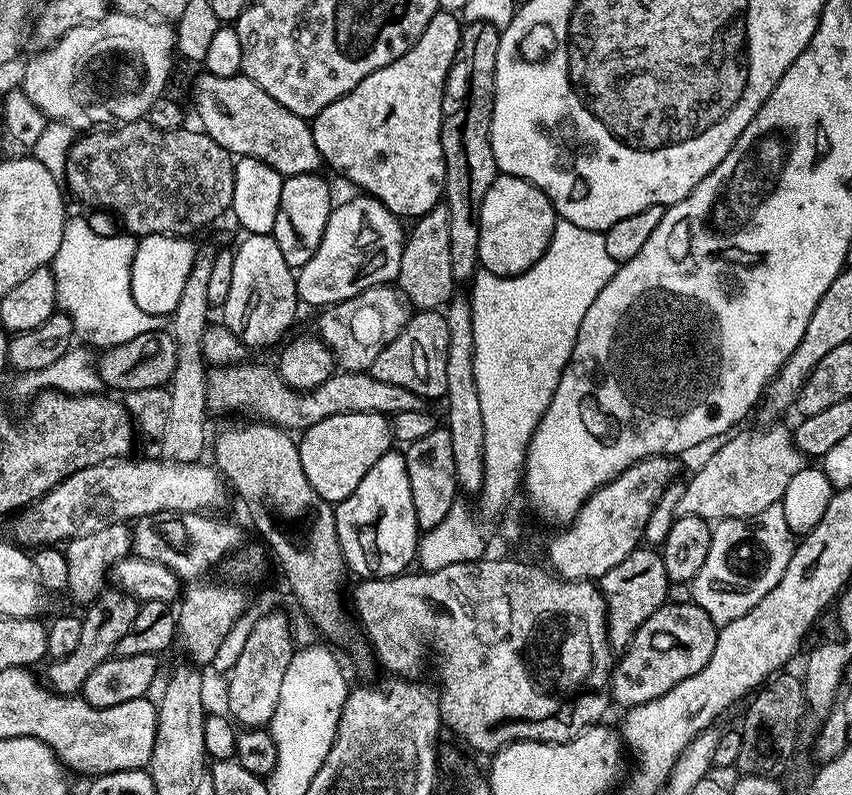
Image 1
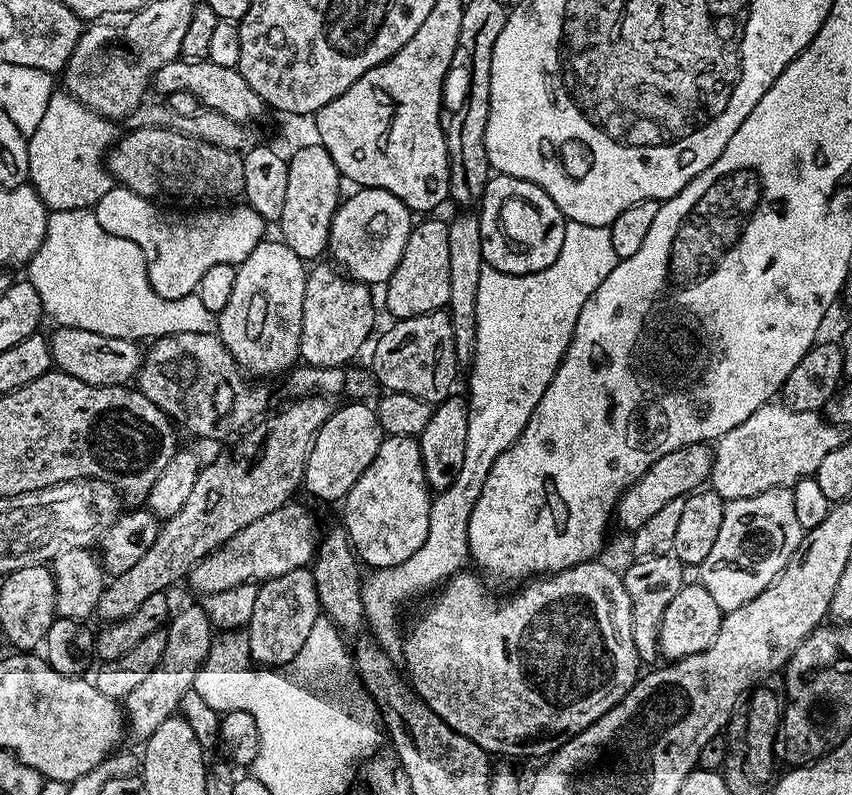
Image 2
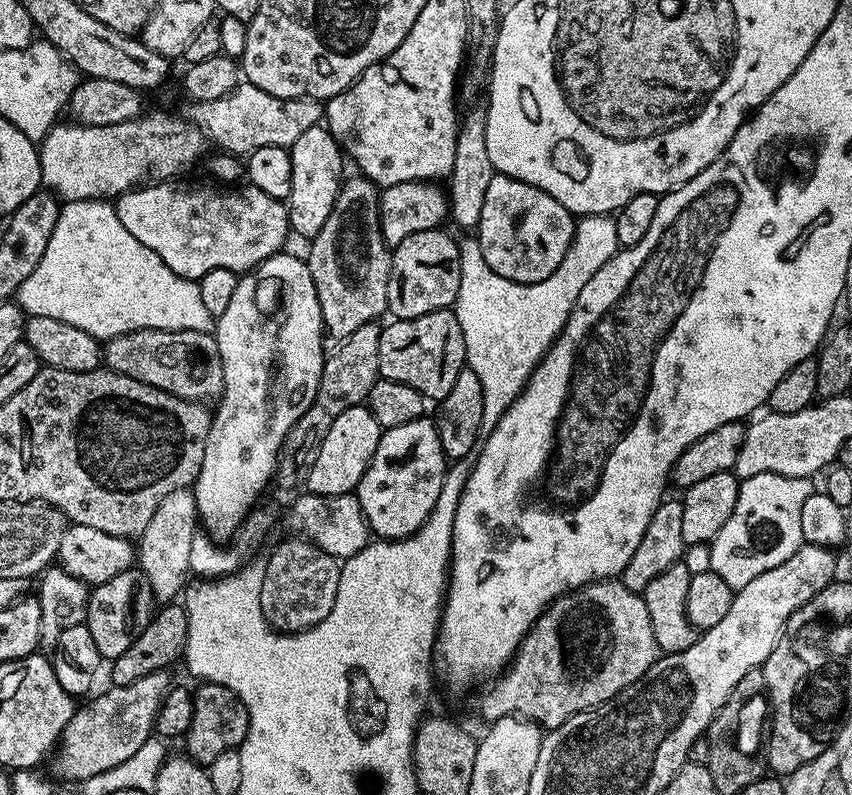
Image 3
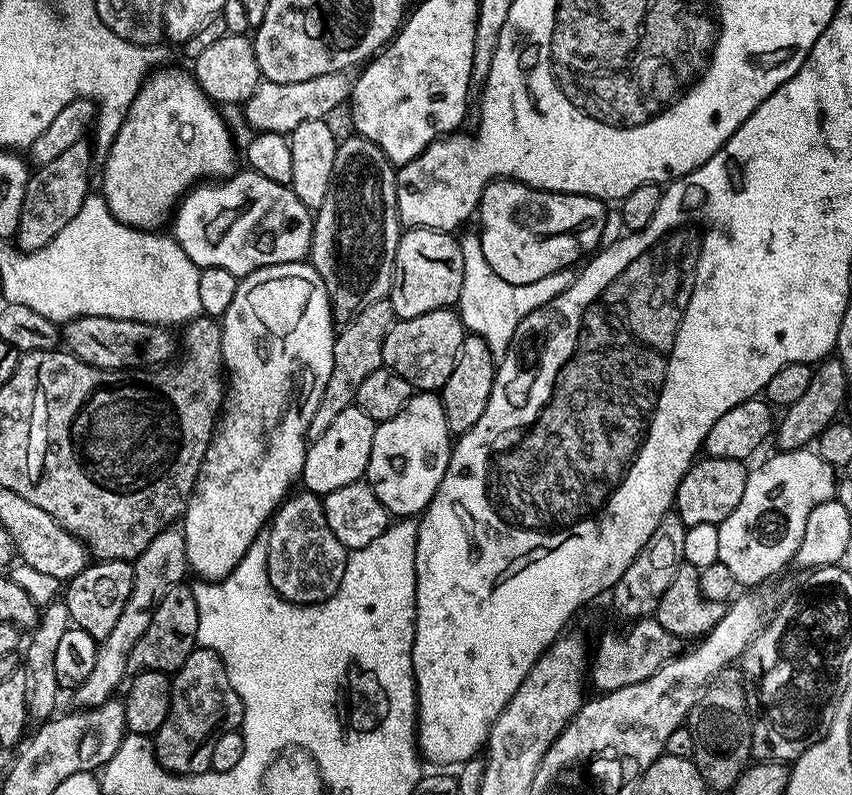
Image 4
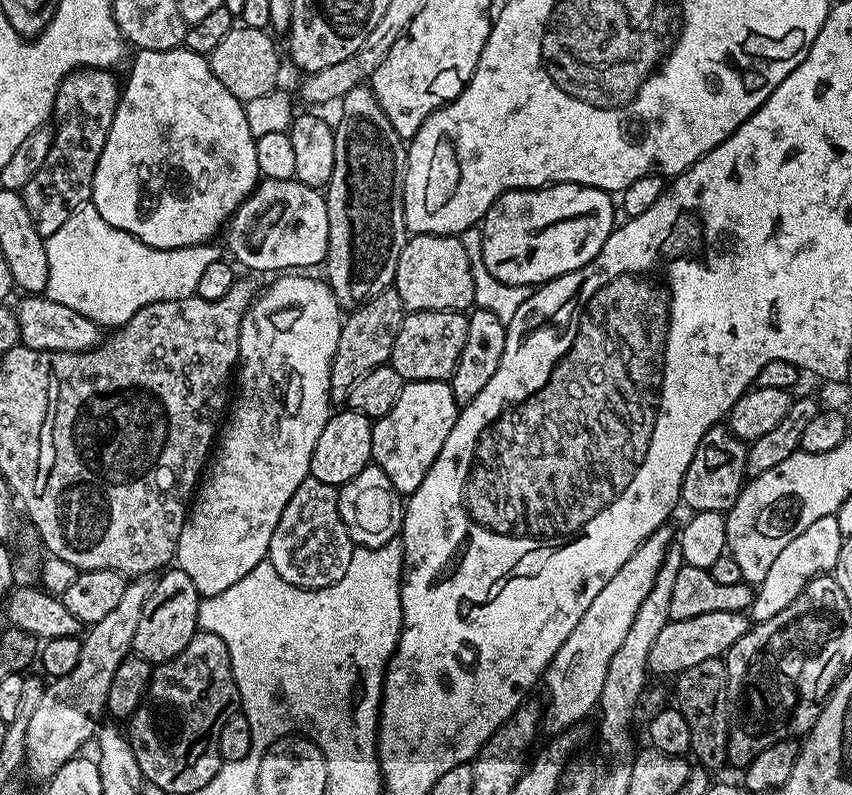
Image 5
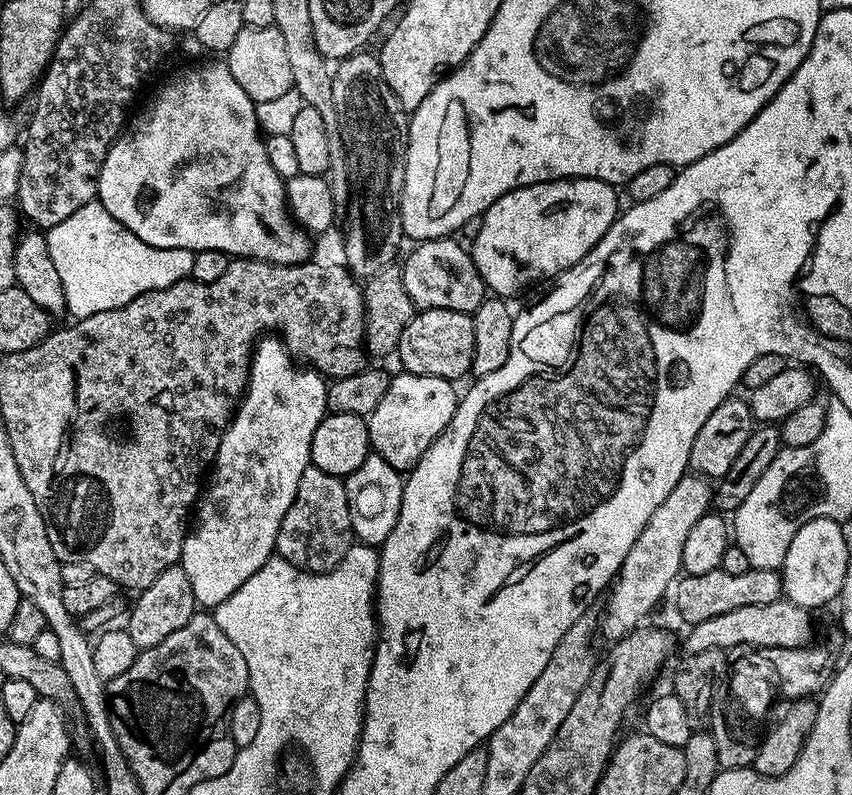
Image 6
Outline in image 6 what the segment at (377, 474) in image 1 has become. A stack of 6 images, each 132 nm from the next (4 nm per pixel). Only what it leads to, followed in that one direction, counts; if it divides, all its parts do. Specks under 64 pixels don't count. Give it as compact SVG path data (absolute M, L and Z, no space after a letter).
M403 370L397 371L397 373L397 376L393 375L389 379L388 389L382 402L378 402L378 406L374 406L372 413L366 417L368 443L375 455L386 458L386 462L390 462L390 466L397 468L401 474L407 474L419 462L422 454L426 454L430 445L443 434L446 426L452 423L458 403L458 391L456 392L457 385L450 380L430 378L422 374L410 374Z

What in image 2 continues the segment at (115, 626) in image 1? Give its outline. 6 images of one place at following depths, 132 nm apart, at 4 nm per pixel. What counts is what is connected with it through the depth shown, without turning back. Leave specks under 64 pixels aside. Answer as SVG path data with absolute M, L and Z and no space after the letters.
M319 394L301 396L295 399L289 408L282 409L277 416L269 415L247 429L235 441L236 449L229 456L220 456L209 464L207 461L201 467L198 478L194 482L194 490L190 490L182 510L178 510L176 516L167 517L163 521L154 546L150 546L150 550L146 550L146 554L142 554L142 558L138 558L138 562L134 562L134 566L126 570L126 574L118 574L105 583L102 598L98 598L95 615L101 616L101 621L104 622L126 618L134 610L138 610L138 606L142 606L142 602L146 602L150 594L168 592L171 584L176 584L179 580L183 581L201 558L216 551L230 538L234 538L238 530L246 530L250 522L258 522L258 518L266 518L266 514L274 514L274 510L289 503L295 497L292 495L298 490L301 491L312 443L318 430L330 419L333 411L333 401L327 396Z

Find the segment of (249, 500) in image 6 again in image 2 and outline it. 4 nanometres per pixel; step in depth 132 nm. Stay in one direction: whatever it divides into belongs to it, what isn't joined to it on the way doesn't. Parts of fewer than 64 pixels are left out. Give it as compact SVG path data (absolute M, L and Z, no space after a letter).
M265 238L260 241L258 246L254 246L254 250L239 264L236 269L236 277L234 278L234 290L230 293L230 302L226 302L226 310L218 313L218 335L220 341L226 346L226 350L230 350L230 354L235 358L236 363L240 365L245 373L253 372L256 378L264 378L260 376L276 376L287 373L300 360L300 339L302 338L302 298L306 290L306 264L305 261L298 258L298 254L294 254L294 250L290 250L290 246L286 246L283 240L279 238Z

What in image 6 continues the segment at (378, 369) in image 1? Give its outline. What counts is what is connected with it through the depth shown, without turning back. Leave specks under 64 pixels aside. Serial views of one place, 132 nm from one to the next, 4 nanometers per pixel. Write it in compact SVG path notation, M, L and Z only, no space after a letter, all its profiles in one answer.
M441 308L417 311L406 330L402 330L395 355L400 356L399 367L405 372L460 382L464 375L467 377L471 373L474 358L474 326L471 315Z

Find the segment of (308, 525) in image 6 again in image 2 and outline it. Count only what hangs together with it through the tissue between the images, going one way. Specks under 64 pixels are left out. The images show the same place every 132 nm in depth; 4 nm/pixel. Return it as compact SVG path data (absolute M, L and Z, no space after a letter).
M308 568L290 570L288 574L263 581L257 590L254 610L246 625L248 649L253 661L260 666L283 666L290 663L298 654L298 650L302 650L302 646L306 646L306 638L310 638L310 630L314 630L316 621L321 619L321 616L322 609L316 589L316 579L312 577Z

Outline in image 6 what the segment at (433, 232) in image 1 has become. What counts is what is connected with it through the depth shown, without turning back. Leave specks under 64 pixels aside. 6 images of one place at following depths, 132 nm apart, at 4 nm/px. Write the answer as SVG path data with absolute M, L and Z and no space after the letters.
M459 239L457 240L421 240L413 247L416 249L408 257L403 257L405 260L404 264L402 260L402 271L406 294L410 294L417 309L441 308L471 314L476 312L480 303L486 299L484 280L472 261L471 251Z

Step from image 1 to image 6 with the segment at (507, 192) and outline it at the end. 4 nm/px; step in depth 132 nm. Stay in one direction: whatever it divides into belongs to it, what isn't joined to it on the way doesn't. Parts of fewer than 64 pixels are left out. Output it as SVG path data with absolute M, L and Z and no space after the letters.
M577 178L531 184L525 188L516 188L498 198L485 210L478 238L470 242L472 261L475 262L478 274L484 280L485 289L501 298L512 298L515 292L520 292L523 288L538 283L539 280L551 281L567 268L573 268L616 221L618 215L616 192L617 189L613 185L601 180Z

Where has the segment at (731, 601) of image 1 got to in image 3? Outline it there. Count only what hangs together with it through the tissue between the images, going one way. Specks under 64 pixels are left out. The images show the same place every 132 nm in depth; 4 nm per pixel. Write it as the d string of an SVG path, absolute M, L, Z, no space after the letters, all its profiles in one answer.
M754 474L740 480L738 502L734 514L726 518L726 526L710 542L712 549L711 571L723 578L726 586L739 590L746 582L754 582L758 574L774 570L799 550L802 538L802 506L814 491L813 481L807 476L782 474Z

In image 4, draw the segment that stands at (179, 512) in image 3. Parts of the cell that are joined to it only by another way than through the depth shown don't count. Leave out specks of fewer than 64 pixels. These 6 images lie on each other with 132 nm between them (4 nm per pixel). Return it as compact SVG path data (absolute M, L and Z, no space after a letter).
M173 526L160 532L158 538L154 538L154 542L150 542L150 546L146 546L146 550L142 550L140 557L134 561L134 586L130 590L130 598L126 602L114 630L110 630L110 634L106 634L106 638L99 641L98 658L94 658L94 670L90 670L86 682L82 682L80 687L75 689L74 696L80 703L77 705L81 709L97 708L102 702L113 699L115 692L112 691L120 683L121 687L129 675L130 650L134 650L138 638L142 638L146 626L150 626L150 618L154 618L156 604L162 602L166 590L170 590L185 579L184 572L188 571L186 542L184 533L179 527Z

